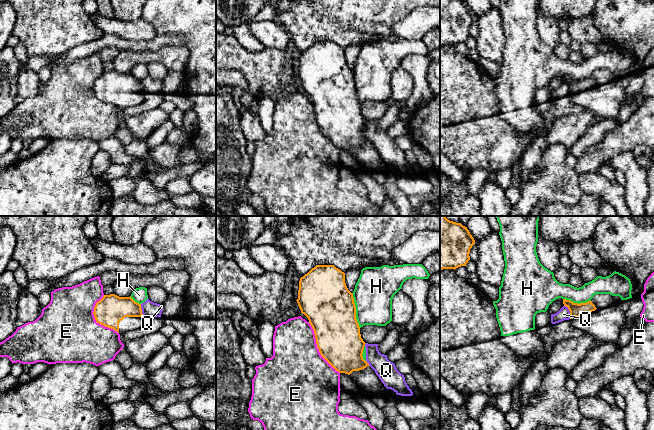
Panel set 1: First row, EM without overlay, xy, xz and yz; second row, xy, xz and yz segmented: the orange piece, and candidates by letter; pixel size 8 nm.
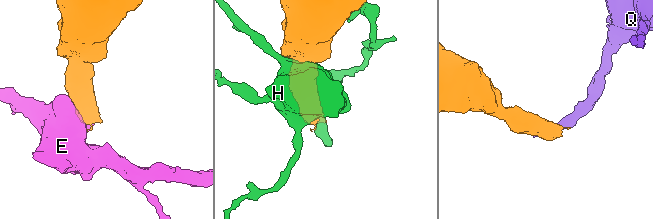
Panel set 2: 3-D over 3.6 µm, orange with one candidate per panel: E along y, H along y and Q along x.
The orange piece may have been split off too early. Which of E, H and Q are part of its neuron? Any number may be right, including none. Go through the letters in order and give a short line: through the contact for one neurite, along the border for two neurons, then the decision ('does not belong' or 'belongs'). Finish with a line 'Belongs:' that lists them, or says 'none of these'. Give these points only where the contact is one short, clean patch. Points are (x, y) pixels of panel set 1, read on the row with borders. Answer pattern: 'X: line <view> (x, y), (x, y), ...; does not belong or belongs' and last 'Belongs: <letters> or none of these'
E: does not belong
H: does not belong
Q: does not belong
Belongs: none of these

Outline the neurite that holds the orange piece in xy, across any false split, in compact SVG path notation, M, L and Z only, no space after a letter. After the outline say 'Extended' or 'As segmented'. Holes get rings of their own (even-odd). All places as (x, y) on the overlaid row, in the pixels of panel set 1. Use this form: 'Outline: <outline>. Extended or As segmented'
Outline: M115 294L104 295L94 307L97 323L114 329L119 334L133 331L144 325L141 304L130 297L119 297Z. Extended

